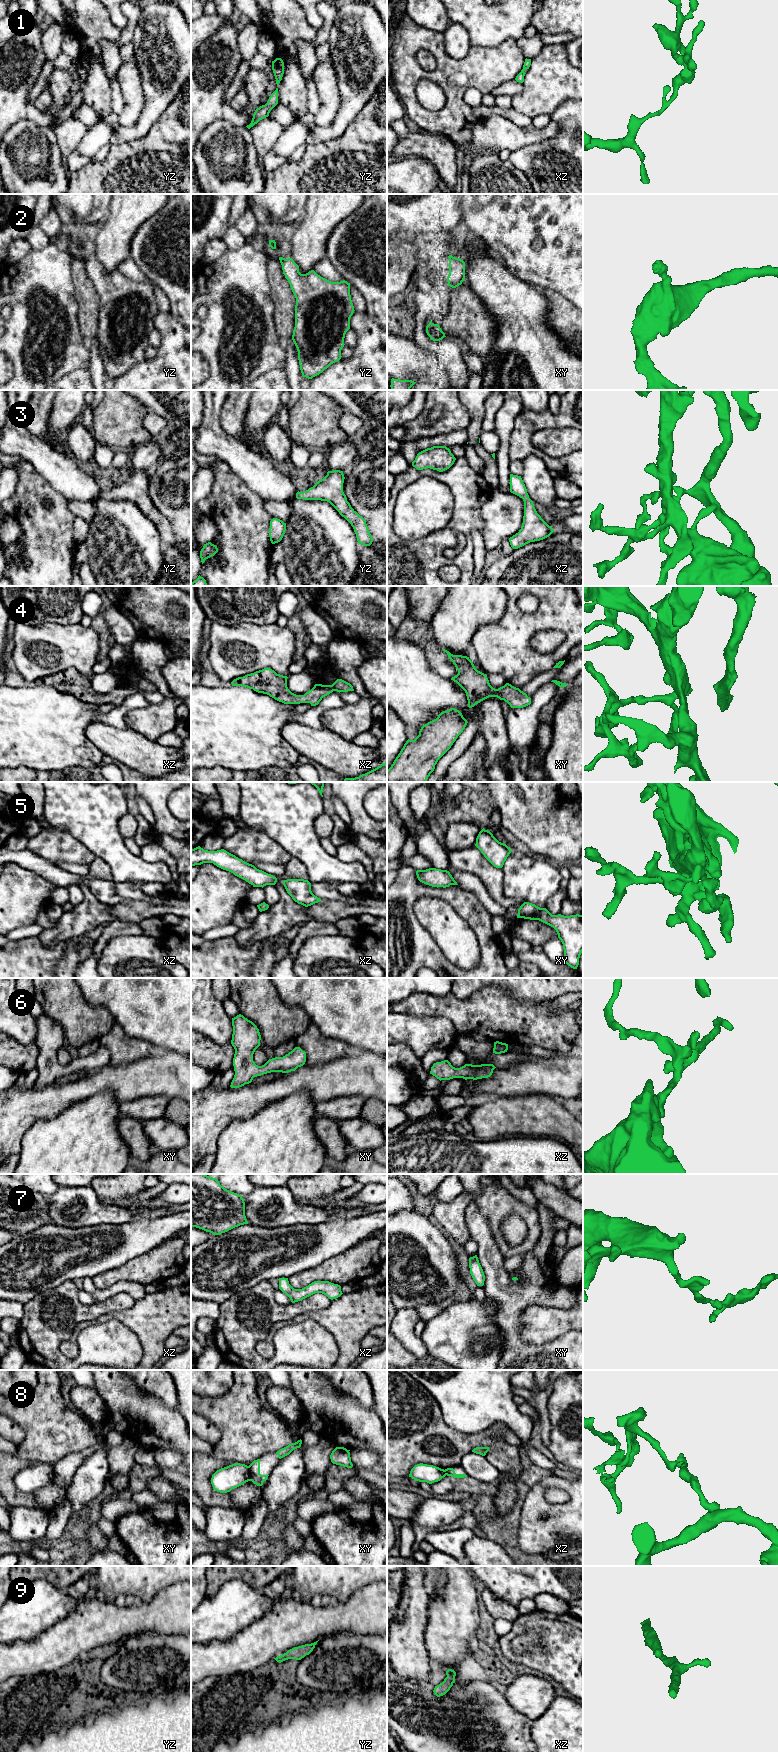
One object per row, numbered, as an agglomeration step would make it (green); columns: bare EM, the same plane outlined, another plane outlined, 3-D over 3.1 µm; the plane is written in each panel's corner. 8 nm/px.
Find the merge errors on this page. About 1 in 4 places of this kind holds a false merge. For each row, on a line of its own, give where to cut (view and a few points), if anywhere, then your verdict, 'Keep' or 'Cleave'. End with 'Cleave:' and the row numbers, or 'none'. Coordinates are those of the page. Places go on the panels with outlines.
1: No split. Keep
2: No split. Keep
3: No split. Keep
4: No split. Keep
5: No split. Keep
6: No split. Keep
7: No split. Keep
8: Split along xy (247, 1466), (250, 1480). Cleave
9: No split. Keep
Cleave: 8

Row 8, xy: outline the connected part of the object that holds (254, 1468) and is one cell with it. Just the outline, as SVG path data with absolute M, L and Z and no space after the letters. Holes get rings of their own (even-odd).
M260 1459L254 1460L249 1466L250 1481L257 1486L262 1486L263 1482L268 1479L269 1475L260 1474Z

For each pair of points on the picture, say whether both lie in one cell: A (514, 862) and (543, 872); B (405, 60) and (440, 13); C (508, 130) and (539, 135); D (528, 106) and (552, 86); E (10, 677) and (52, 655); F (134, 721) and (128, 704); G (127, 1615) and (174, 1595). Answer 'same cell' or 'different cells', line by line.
A: same cell
B: different cells
C: same cell
D: same cell
E: different cells
F: different cells
G: same cell

